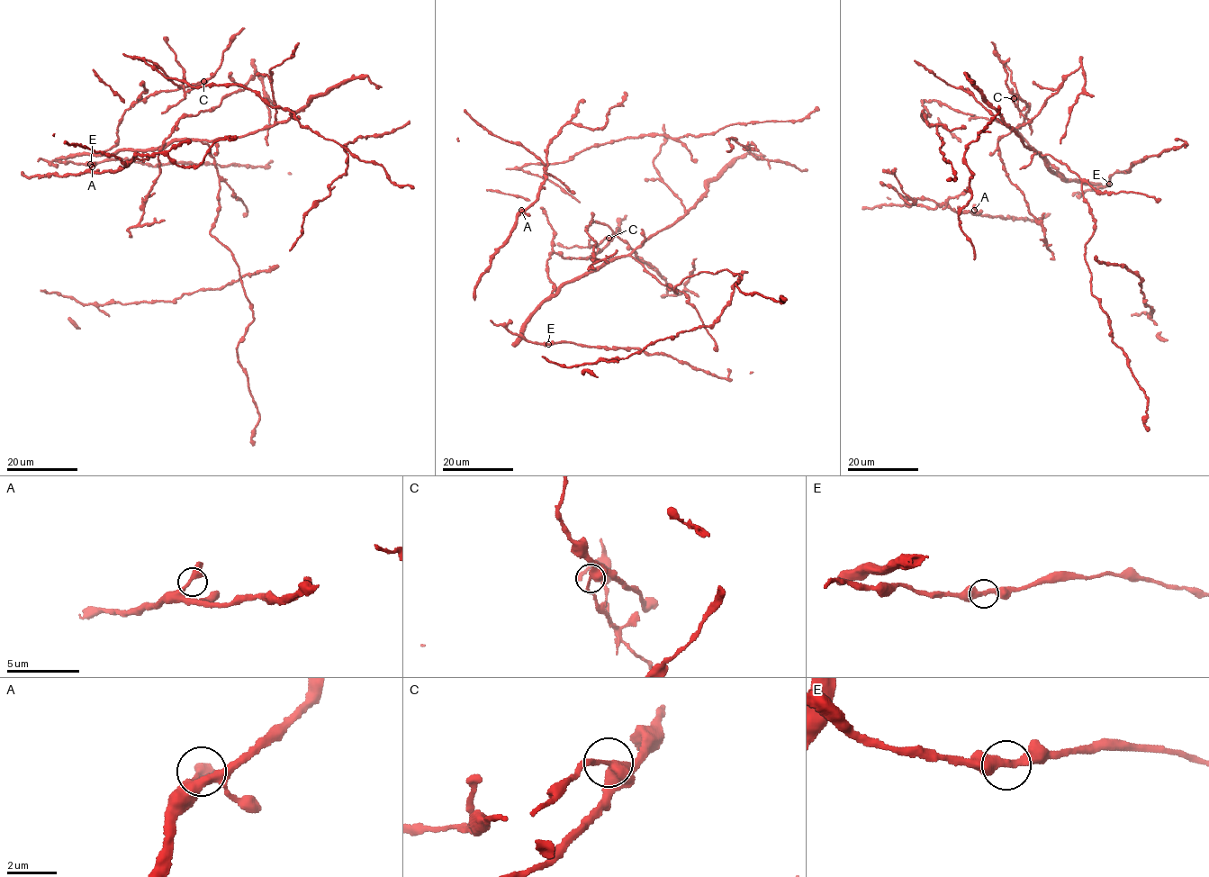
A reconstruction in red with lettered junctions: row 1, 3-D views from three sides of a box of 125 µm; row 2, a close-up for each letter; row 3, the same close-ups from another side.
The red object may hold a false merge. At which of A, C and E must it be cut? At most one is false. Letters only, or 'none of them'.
C

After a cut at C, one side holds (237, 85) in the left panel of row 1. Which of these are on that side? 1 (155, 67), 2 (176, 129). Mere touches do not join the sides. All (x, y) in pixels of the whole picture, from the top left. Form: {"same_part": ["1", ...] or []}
{"same_part": ["1", "2"]}

